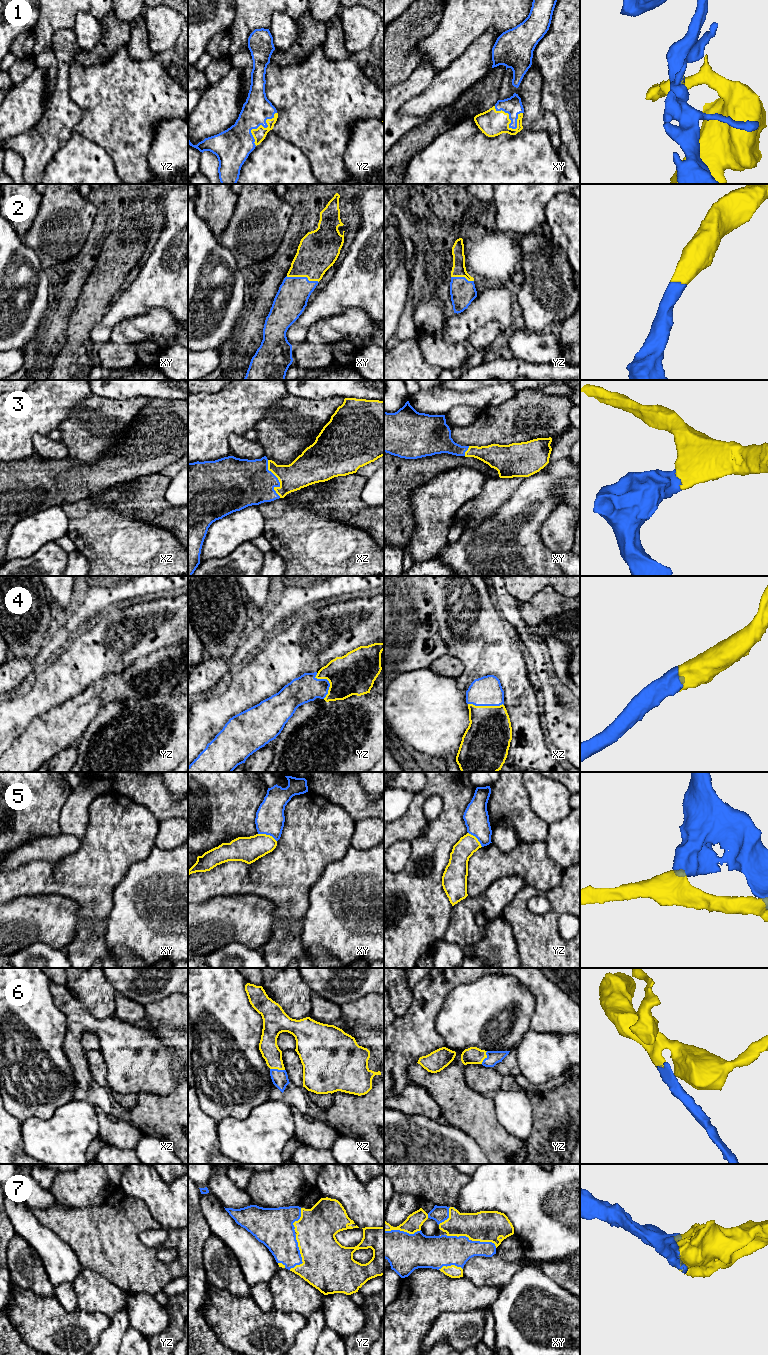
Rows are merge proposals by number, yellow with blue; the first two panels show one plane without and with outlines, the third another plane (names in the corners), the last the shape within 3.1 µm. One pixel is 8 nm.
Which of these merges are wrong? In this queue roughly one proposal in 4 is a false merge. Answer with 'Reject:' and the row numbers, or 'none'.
Reject: 5

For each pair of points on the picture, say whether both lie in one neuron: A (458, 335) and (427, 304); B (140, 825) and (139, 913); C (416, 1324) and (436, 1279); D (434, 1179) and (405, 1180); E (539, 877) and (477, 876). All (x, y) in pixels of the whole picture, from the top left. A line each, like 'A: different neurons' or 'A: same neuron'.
A: different neurons
B: different neurons
C: same neuron
D: same neuron
E: same neuron

